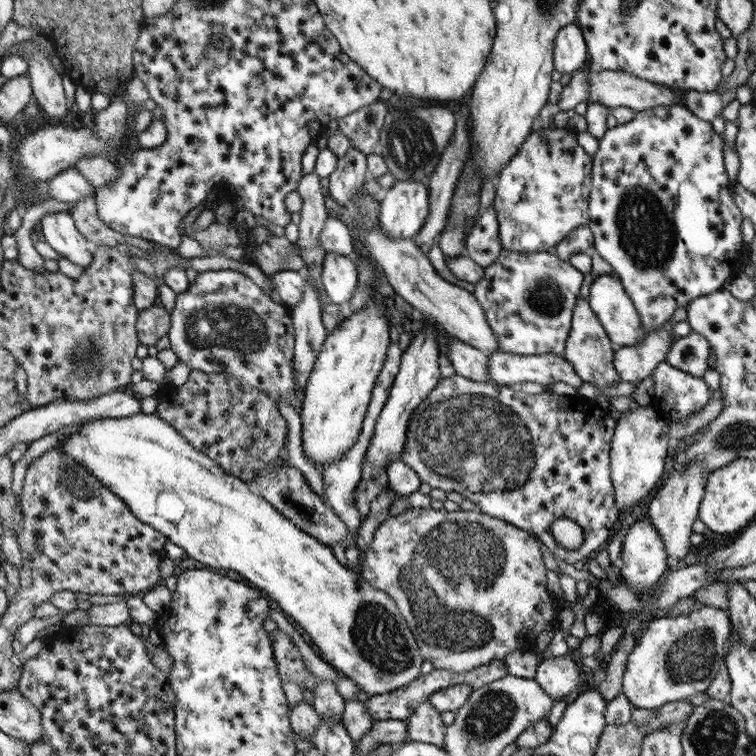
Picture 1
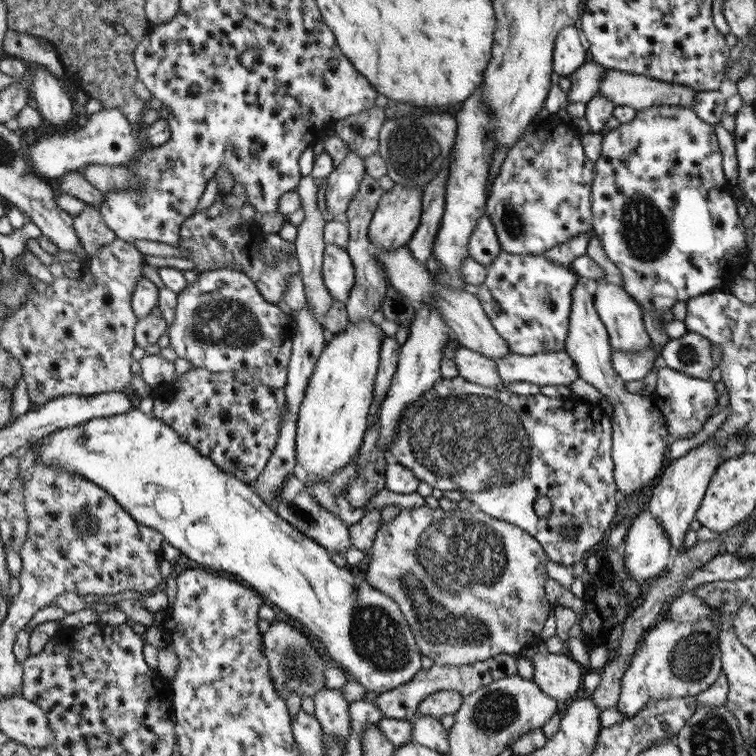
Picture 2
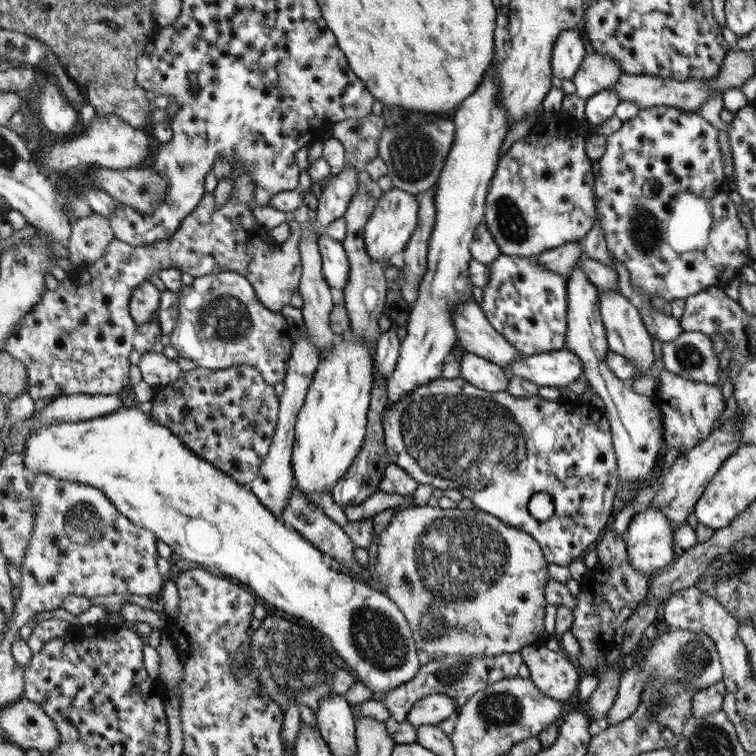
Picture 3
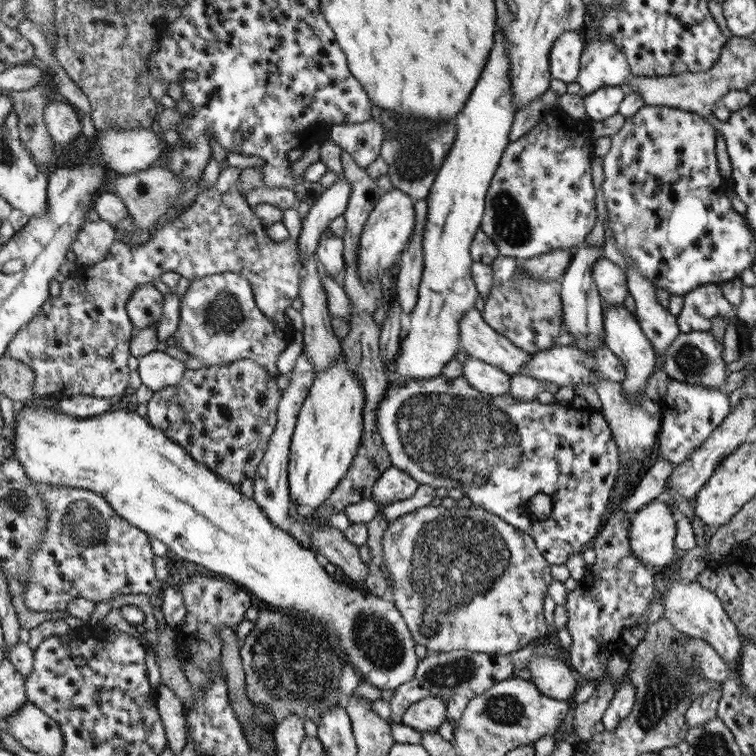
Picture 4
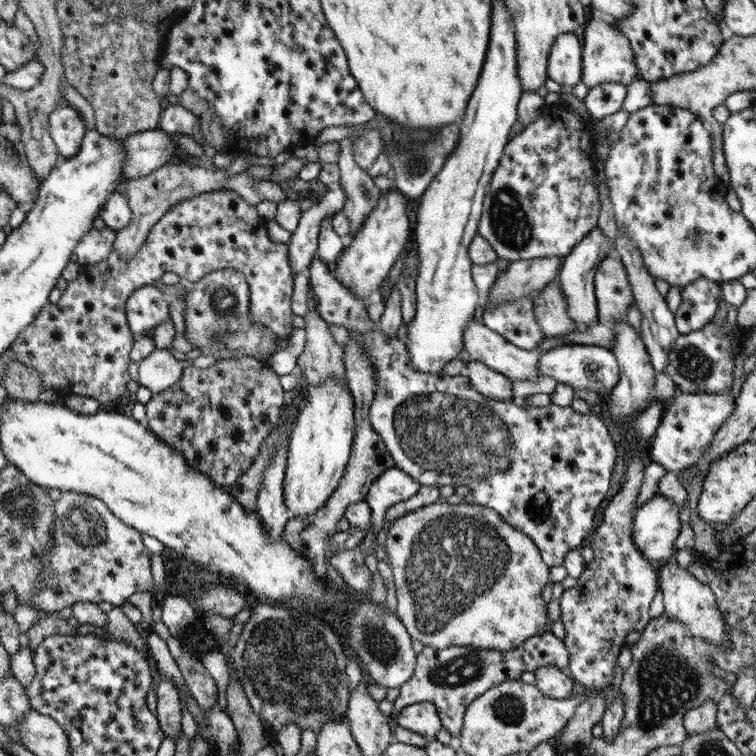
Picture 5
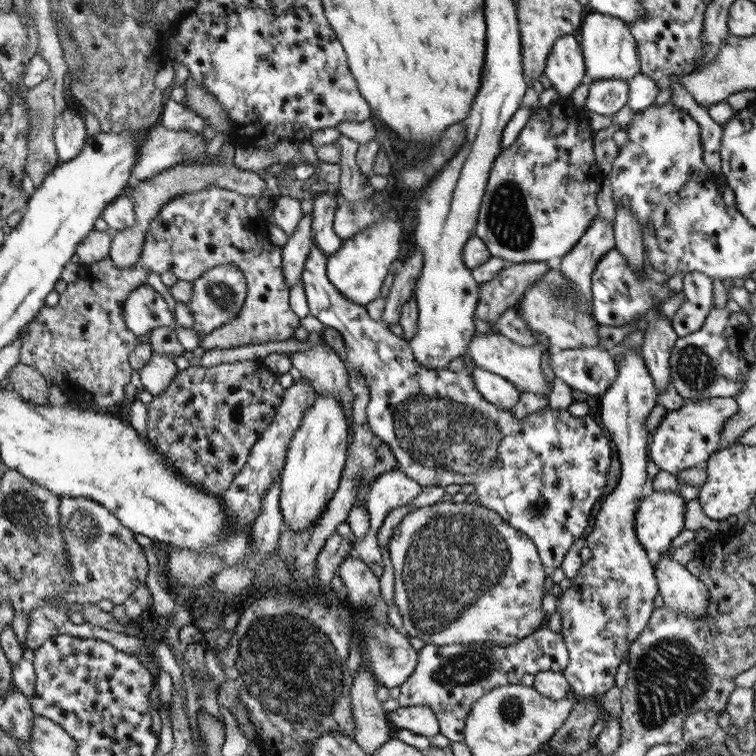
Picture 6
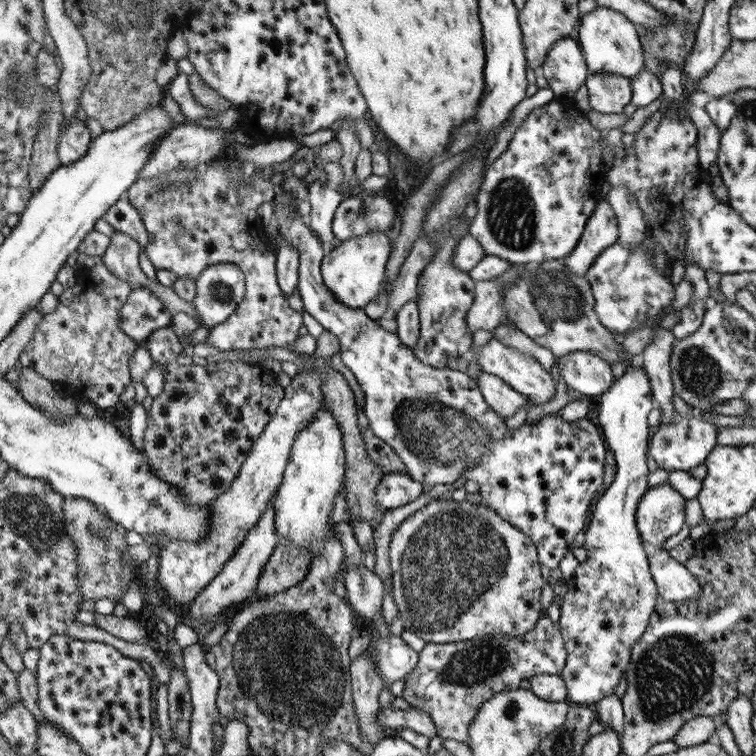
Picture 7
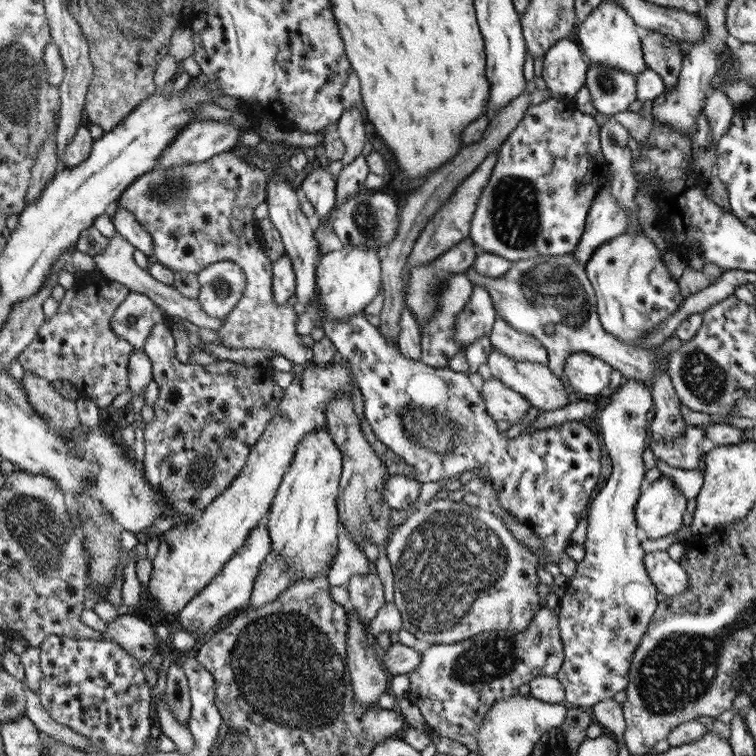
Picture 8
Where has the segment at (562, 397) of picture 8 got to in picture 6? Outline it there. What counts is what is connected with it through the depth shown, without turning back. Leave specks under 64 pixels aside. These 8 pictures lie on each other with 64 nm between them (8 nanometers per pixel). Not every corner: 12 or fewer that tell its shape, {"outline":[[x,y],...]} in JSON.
{"outline":[[475,331],[466,357],[518,391],[552,388],[541,370],[545,344],[520,346]]}

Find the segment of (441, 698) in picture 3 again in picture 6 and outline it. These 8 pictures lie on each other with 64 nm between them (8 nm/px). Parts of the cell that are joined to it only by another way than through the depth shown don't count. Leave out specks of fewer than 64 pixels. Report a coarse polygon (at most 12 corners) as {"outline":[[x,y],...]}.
{"outline":[[429,706],[386,712],[393,729],[408,729],[430,739],[440,734]]}

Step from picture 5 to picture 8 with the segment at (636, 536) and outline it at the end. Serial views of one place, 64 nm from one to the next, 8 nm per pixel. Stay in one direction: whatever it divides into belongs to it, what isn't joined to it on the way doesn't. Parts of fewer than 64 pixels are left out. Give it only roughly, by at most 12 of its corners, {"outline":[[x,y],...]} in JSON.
{"outline":[[664,474],[635,519],[653,541],[684,525],[687,499]]}

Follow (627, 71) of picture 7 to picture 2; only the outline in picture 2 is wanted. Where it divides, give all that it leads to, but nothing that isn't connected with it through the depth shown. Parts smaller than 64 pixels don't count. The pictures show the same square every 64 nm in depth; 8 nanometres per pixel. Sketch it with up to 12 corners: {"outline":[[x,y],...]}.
{"outline":[[589,57],[569,76],[568,103],[586,104],[599,92],[607,68]]}

